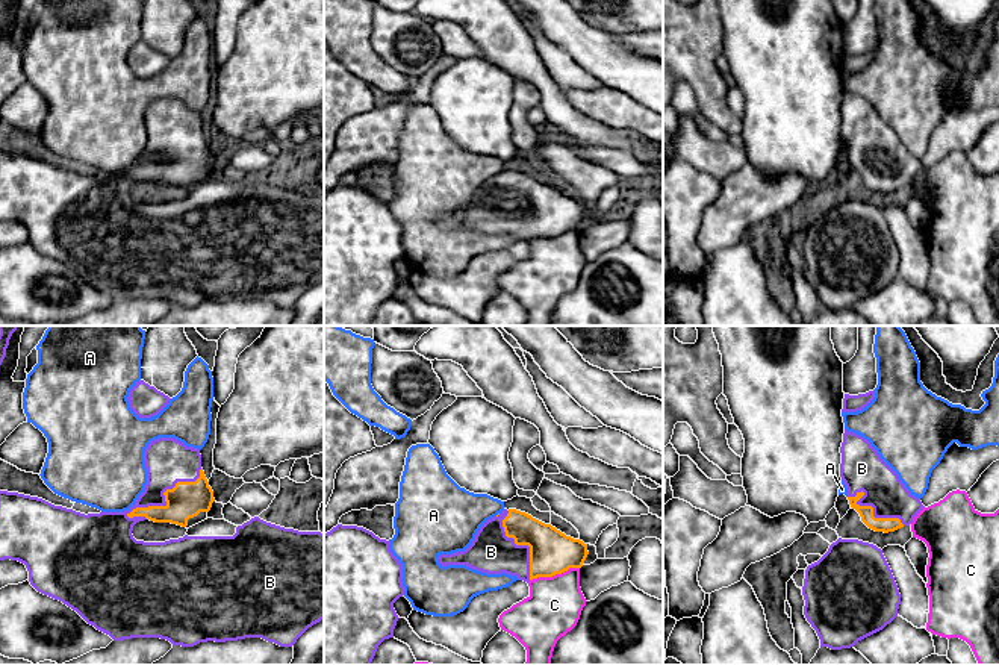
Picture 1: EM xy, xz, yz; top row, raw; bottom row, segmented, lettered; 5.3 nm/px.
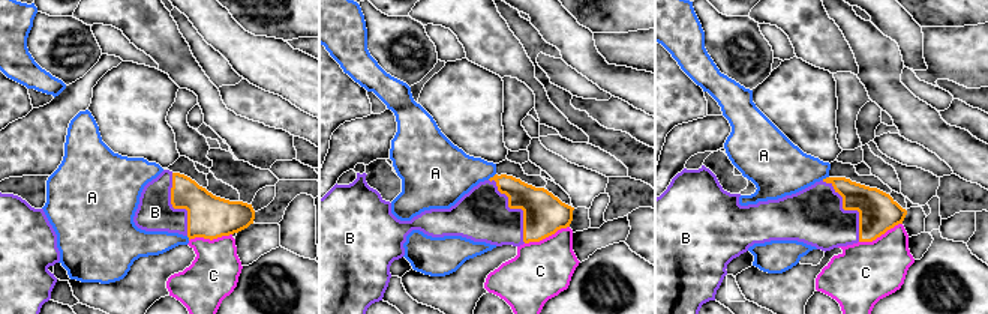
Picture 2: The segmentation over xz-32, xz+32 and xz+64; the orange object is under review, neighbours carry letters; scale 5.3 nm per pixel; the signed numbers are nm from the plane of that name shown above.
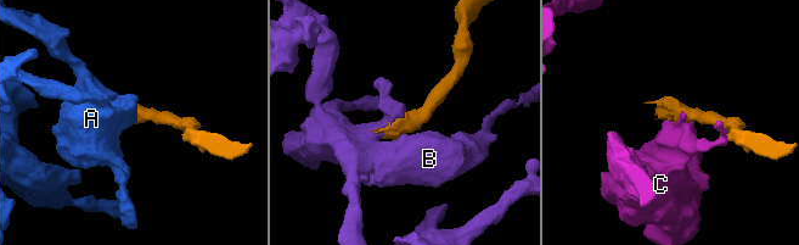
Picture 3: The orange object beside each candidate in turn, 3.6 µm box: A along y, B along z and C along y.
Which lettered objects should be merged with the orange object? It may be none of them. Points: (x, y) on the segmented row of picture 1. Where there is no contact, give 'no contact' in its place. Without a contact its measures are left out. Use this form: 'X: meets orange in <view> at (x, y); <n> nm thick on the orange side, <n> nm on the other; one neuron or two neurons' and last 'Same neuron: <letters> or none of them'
A: no contact; two neurons
B: meets orange in xy at (165, 497); 190 nm thick on the orange side, 240 nm on the other; one neuron
C: meets orange in xz at (554, 574); 240 nm thick on the orange side, 280 nm on the other; two neurons
Same neuron: B

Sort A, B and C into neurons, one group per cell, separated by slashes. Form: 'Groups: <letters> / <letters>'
Groups: A / B / C

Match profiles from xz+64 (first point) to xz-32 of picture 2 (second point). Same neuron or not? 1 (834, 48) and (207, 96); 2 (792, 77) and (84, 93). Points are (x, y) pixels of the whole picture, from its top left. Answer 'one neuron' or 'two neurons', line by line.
1: one neuron
2: two neurons

